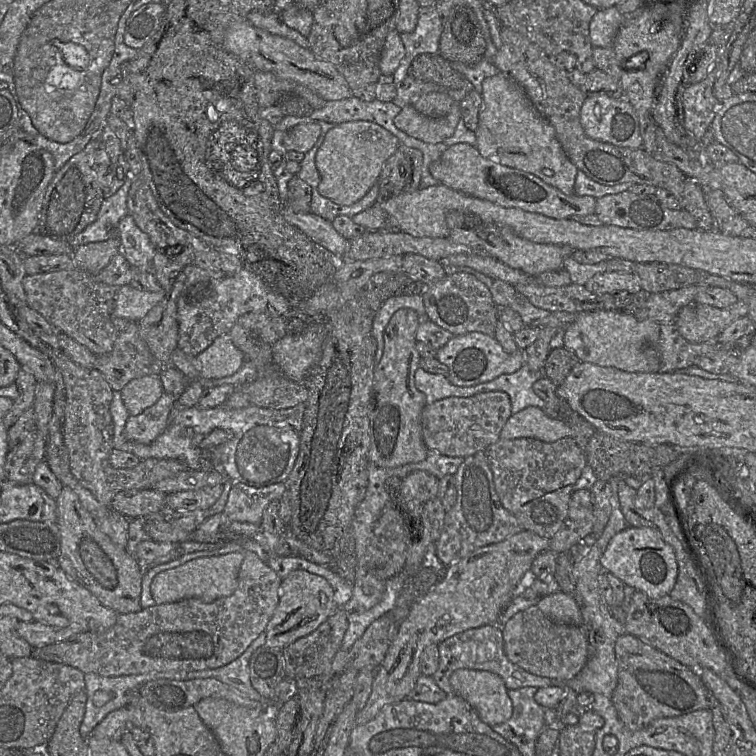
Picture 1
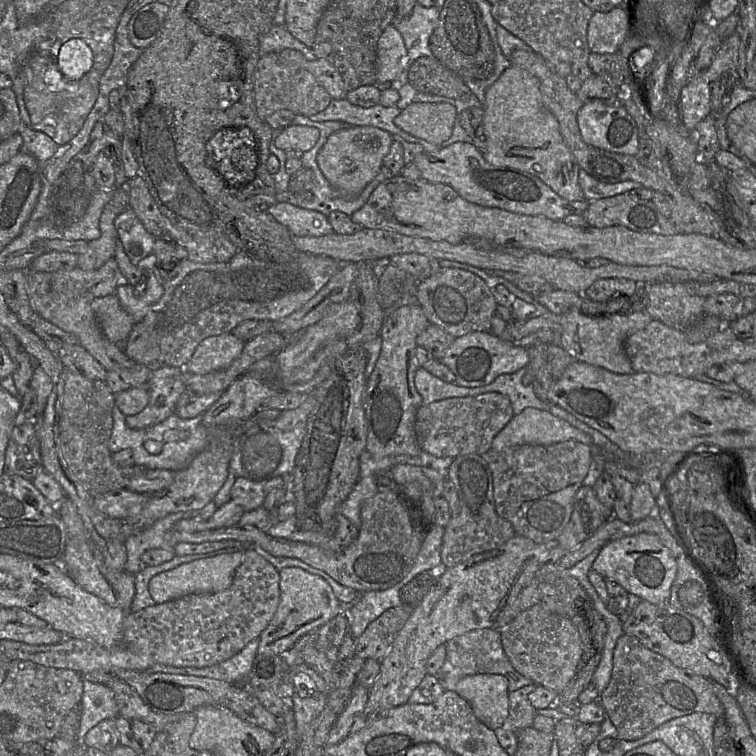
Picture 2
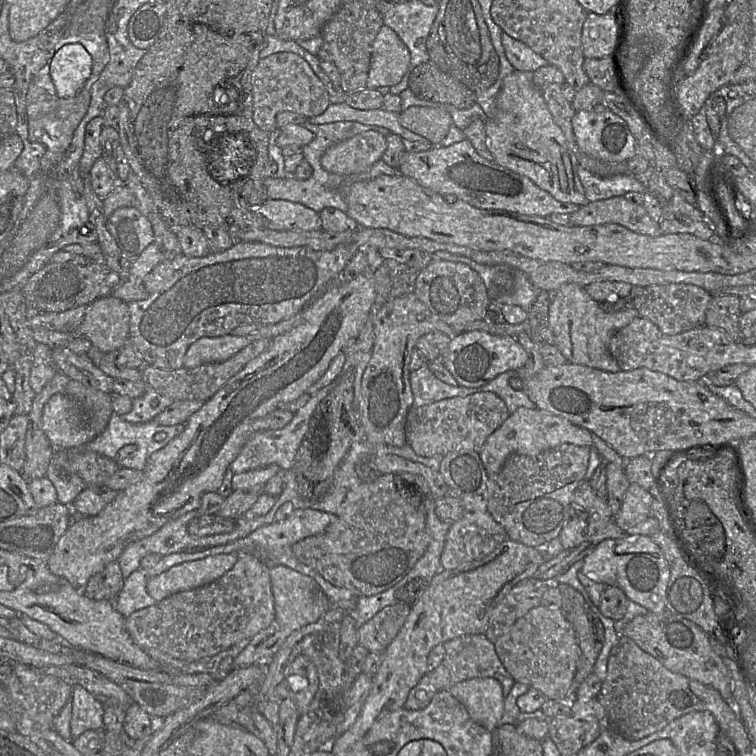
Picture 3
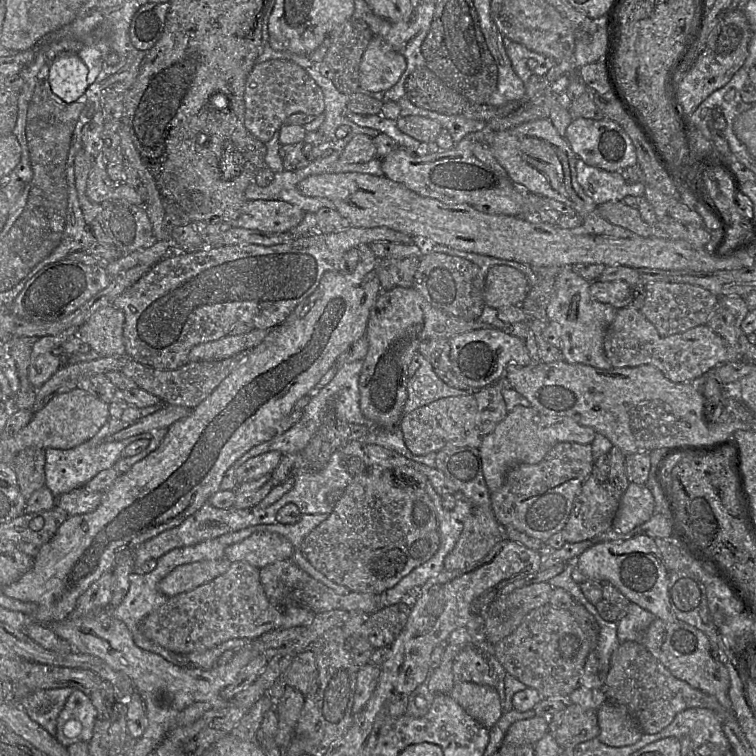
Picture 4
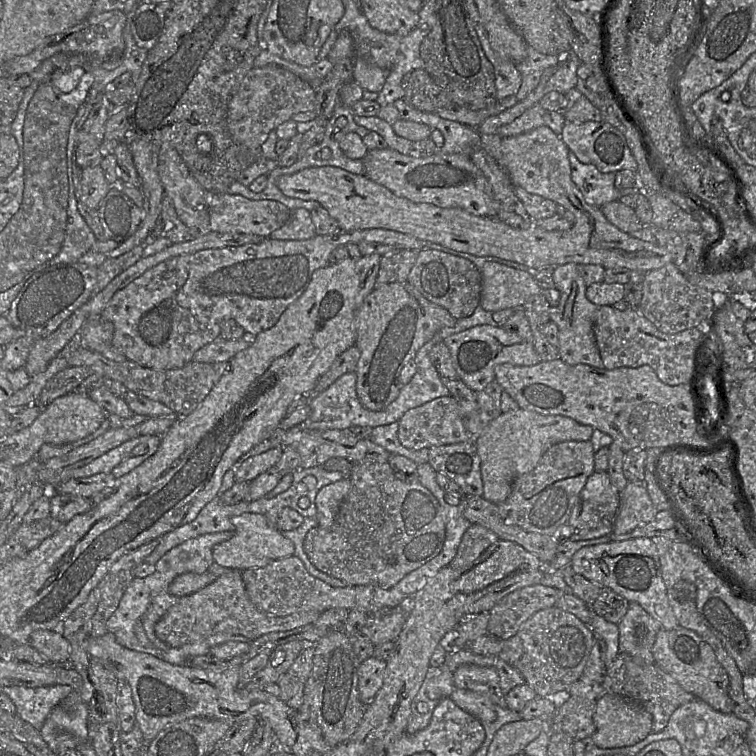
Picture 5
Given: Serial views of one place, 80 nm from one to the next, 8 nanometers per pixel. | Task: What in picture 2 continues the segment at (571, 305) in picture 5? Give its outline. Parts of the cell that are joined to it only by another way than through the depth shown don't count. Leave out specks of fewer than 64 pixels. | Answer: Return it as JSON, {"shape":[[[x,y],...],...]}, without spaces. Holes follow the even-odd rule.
{"shape":[[[571,308],[560,315],[559,346],[577,361],[602,367],[617,374],[631,374],[634,370],[625,353],[625,340],[634,332],[644,329],[652,320],[646,310],[590,316],[583,314],[579,308]]]}

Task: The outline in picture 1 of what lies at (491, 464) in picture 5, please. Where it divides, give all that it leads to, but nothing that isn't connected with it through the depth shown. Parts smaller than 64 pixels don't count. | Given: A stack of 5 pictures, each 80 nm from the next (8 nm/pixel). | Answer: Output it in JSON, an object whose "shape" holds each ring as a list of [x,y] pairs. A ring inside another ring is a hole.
{"shape":[[[529,406],[512,414],[501,430],[500,439],[530,438],[542,442],[573,437],[573,430],[561,418],[552,418],[543,409]]]}

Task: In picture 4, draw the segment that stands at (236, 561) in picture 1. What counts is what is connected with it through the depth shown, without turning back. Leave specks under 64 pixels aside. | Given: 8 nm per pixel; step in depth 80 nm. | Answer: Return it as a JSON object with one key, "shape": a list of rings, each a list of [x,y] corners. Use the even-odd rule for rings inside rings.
{"shape":[[[224,557],[180,565],[159,582],[158,589],[171,598],[214,580],[224,574],[230,566],[231,562]]]}

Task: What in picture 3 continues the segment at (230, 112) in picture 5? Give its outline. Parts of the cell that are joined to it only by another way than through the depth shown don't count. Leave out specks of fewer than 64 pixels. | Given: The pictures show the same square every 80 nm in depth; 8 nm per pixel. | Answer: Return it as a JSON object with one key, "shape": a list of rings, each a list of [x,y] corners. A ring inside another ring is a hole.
{"shape":[[[279,52],[260,59],[251,74],[253,93],[253,120],[262,130],[271,133],[277,129],[276,116],[291,111],[307,119],[322,114],[331,104],[328,91],[311,66],[291,52]]]}

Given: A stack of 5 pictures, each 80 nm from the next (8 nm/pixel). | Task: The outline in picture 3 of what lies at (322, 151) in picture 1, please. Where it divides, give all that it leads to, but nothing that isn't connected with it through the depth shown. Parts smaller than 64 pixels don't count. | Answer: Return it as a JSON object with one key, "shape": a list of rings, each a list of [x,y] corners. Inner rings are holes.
{"shape":[[[368,130],[330,146],[320,162],[327,172],[349,177],[369,170],[386,148],[386,136]]]}

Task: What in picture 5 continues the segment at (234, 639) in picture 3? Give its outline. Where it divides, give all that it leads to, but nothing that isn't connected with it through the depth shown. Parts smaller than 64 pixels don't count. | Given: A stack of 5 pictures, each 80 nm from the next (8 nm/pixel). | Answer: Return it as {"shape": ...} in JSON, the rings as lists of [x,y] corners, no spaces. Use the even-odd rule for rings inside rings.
{"shape":[[[231,569],[204,588],[179,597],[176,604],[169,608],[156,623],[155,634],[171,647],[180,647],[188,642],[199,640],[203,636],[217,633],[242,635],[252,641],[270,632],[288,631],[307,624],[314,624],[320,614],[320,612],[310,610],[288,616],[273,616],[259,610],[247,594],[241,571]]]}

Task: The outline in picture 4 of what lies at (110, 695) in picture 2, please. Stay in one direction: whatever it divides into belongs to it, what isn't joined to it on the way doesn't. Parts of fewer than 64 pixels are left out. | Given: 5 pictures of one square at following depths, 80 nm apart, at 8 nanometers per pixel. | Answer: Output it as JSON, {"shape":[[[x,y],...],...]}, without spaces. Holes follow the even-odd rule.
{"shape":[[[74,690],[57,718],[55,739],[64,747],[77,742],[89,742],[98,718],[88,695]]]}

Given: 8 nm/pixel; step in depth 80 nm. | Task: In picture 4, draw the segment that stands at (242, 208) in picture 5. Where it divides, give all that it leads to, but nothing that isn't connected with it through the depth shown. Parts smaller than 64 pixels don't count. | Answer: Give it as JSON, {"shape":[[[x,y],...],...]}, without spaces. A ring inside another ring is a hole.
{"shape":[[[247,200],[243,205],[243,212],[238,219],[230,224],[221,224],[224,227],[241,227],[251,230],[258,230],[264,233],[282,233],[294,229],[303,219],[306,212],[299,207],[282,200]]]}

